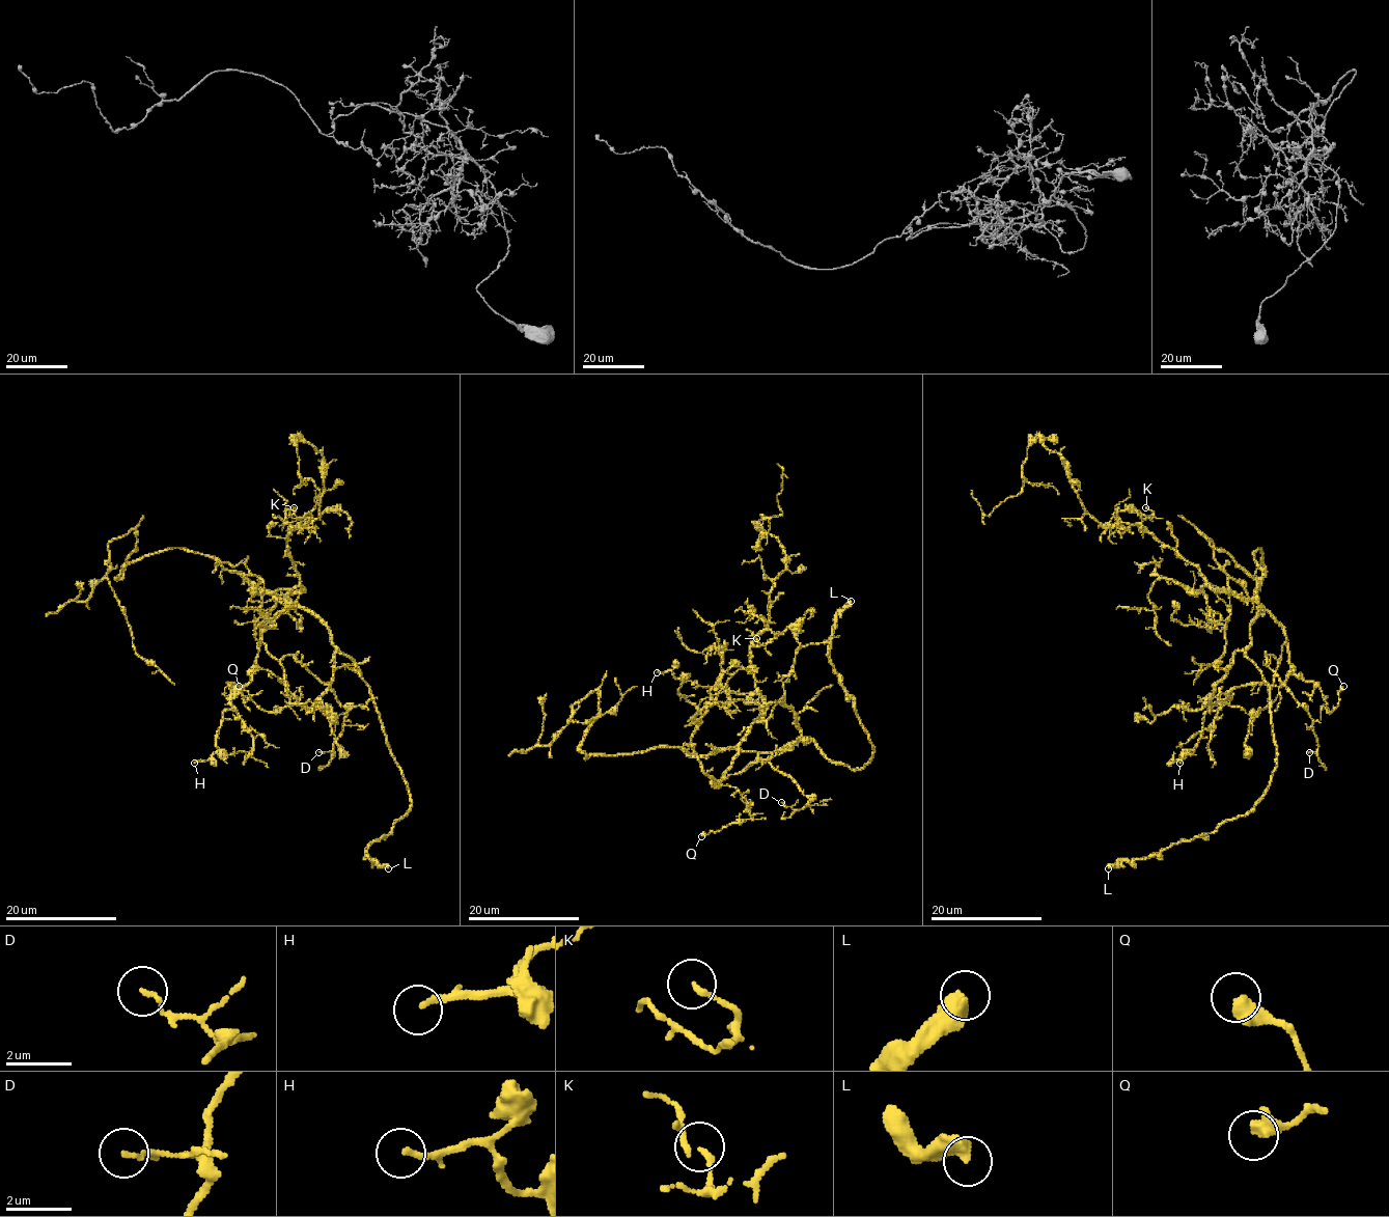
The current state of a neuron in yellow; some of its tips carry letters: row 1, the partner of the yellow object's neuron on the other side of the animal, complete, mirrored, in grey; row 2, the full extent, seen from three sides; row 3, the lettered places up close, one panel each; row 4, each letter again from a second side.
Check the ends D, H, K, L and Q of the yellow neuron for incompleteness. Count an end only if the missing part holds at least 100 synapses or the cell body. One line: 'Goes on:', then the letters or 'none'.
Goes on: L

